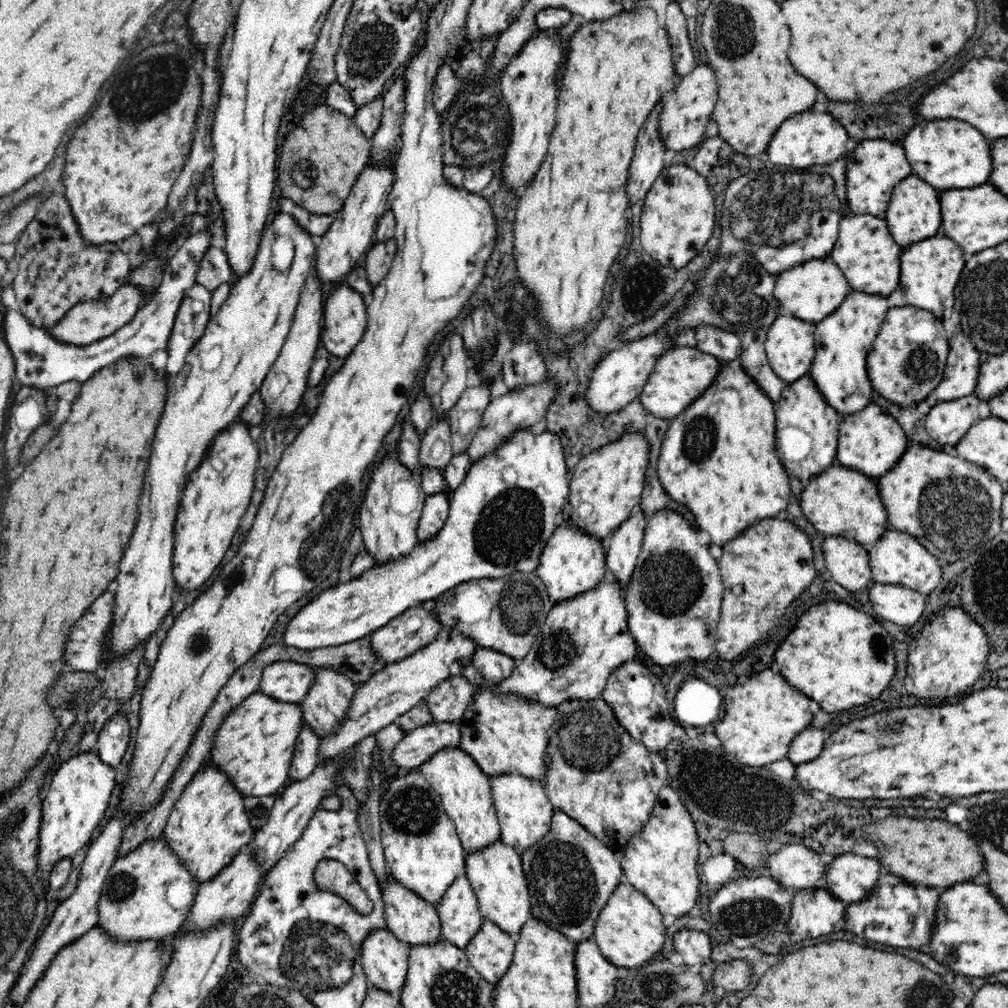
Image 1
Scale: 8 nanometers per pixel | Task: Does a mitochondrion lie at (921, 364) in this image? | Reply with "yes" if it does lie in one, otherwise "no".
yes

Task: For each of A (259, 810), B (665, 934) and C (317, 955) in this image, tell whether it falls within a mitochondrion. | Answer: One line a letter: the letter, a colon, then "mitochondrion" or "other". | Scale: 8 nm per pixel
A: other
B: other
C: mitochondrion

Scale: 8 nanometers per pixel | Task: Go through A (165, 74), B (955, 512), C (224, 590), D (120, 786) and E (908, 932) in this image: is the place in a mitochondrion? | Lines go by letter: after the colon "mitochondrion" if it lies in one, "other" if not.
A: mitochondrion
B: mitochondrion
C: other
D: other
E: mitochondrion

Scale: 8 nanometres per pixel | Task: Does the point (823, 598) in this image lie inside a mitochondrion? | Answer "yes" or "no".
no

